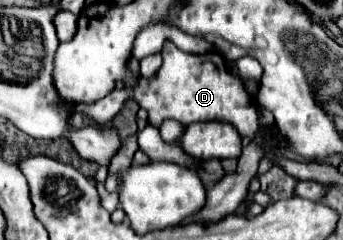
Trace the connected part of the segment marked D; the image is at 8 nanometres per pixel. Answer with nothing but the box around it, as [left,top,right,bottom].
[77,41,259,138]

